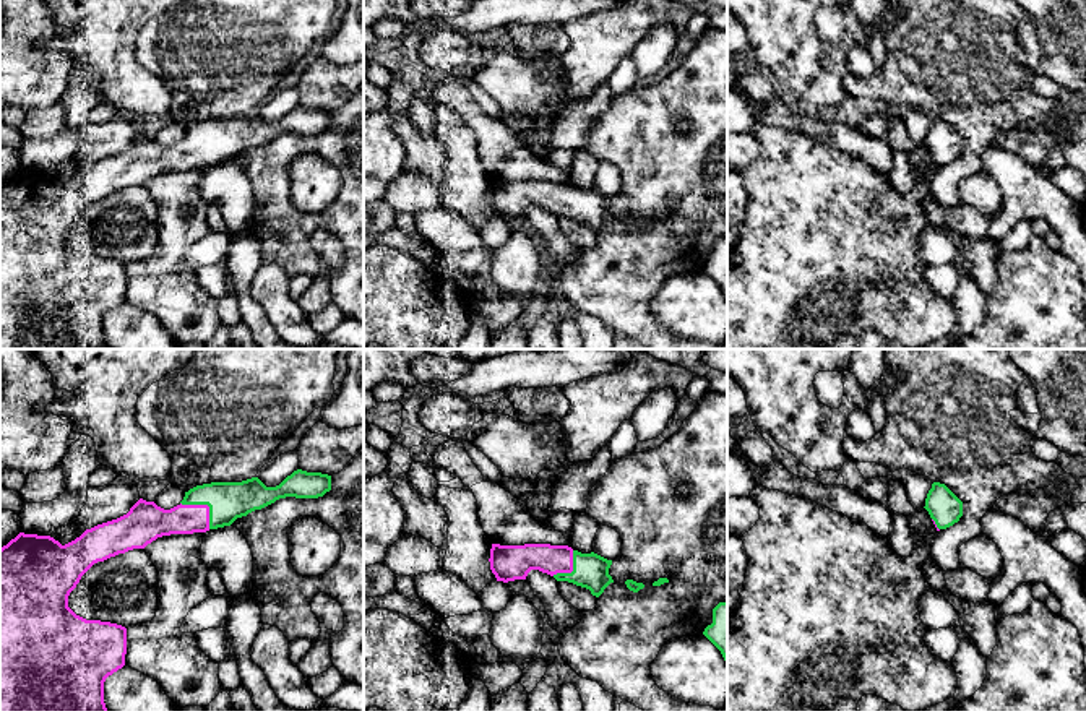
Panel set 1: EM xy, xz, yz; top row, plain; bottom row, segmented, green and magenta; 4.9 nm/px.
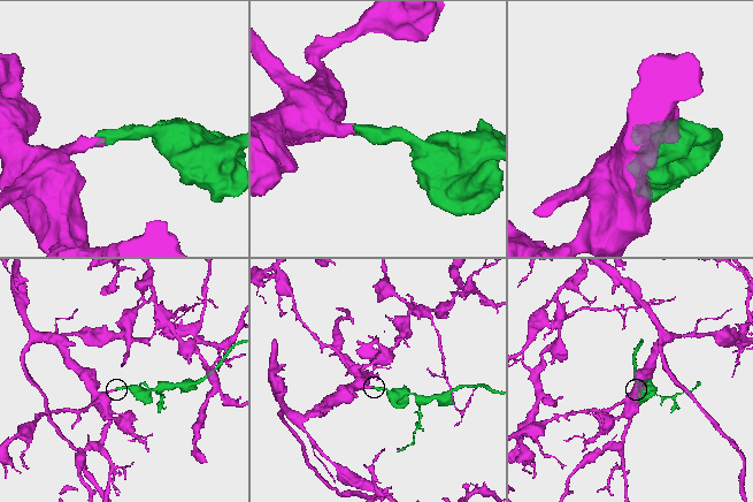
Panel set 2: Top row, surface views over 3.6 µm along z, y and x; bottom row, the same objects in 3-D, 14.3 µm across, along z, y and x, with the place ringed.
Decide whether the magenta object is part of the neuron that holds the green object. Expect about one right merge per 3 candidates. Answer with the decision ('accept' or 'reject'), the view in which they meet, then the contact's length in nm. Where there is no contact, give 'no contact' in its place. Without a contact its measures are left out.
accept; meets green in xy; contact 200 nm long

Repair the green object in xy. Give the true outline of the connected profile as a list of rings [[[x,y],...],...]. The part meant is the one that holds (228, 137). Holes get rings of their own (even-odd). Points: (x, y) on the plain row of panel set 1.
[[[297,106],[276,123],[266,123],[258,114],[196,122],[185,128],[183,136],[170,146],[140,135],[127,151],[86,166],[65,182],[50,172],[19,169],[0,185],[0,349],[107,349],[104,318],[125,302],[127,265],[110,258],[86,256],[68,243],[70,229],[94,200],[133,185],[144,185],[162,172],[206,169],[231,162],[237,154],[279,135],[318,135],[330,127],[331,112]]]

